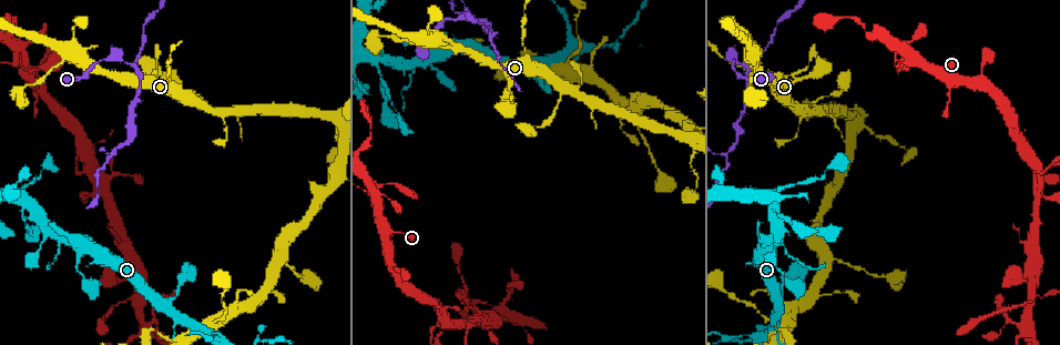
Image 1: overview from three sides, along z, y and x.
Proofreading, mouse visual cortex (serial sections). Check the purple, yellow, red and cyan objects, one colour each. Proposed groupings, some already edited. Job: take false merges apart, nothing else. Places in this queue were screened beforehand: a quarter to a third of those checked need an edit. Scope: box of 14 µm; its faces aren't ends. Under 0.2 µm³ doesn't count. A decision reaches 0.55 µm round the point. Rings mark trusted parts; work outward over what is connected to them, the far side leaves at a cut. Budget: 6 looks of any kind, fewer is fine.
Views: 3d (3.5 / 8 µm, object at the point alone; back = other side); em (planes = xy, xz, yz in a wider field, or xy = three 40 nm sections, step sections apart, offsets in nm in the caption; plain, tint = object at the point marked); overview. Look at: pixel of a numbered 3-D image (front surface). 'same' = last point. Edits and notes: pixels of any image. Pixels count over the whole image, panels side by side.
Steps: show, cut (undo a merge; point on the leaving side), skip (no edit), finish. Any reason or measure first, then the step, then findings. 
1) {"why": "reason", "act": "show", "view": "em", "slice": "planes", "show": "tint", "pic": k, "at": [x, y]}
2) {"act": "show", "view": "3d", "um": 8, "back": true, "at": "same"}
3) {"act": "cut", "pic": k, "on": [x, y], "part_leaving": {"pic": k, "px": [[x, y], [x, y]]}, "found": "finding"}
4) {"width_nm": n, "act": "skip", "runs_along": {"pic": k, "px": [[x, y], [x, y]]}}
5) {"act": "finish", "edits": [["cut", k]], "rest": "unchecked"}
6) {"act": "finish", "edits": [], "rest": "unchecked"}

{"why": "a fork", "act": "show", "view": "3d", "um": 8, "pic": 1, "at": [491, 32]}

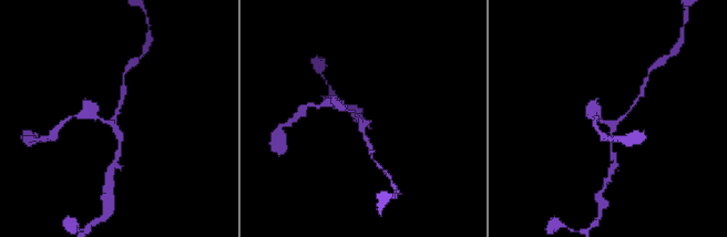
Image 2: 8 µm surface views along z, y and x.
{"why": "now the EM", "act": "show", "view": "em", "slice": "planes", "show": "tint", "pic": 2, "at": [612, 127]}

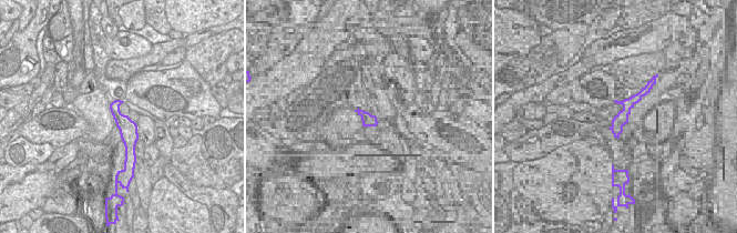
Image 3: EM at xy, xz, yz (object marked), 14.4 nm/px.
{"width_nm": 260, "act": "skip", "runs_along": {"pic": 3, "px": [[118, 102], [129, 150]]}, "found": "one cell here"}

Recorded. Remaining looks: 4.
{"act": "show", "view": "3d", "um": 3.5, "pic": 1, "at": [466, 8]}

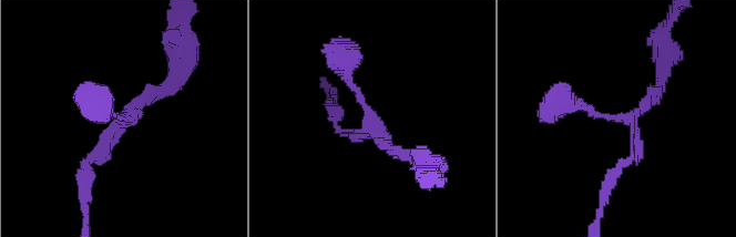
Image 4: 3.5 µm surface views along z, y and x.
{"act": "show", "view": "em", "slice": "xy", "step": 3, "show": "tint", "pic": 4, "at": [122, 118]}

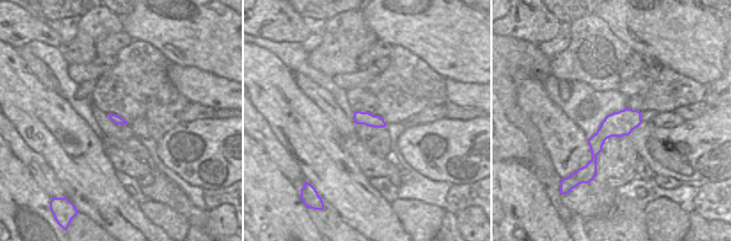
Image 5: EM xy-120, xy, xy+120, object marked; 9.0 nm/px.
{"arms": 3, "act": "skip", "runs_along": {"pic": 5, "px": [[637, 113], [596, 142], [591, 172]]}, "found": "continuous, no second cell"}

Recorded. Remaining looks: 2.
{"why": "branch point", "act": "show", "view": "3d", "um": 3.5, "back": true, "pic": 1, "at": [30, 205]}

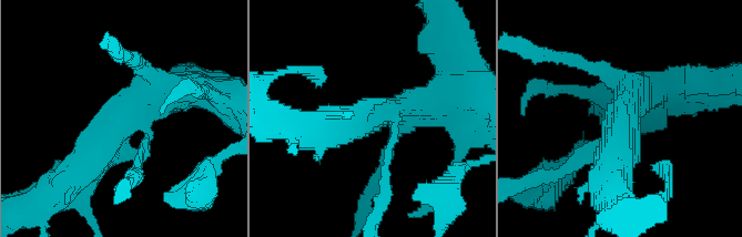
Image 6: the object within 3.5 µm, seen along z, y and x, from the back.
{"act": "show", "view": "em", "slice": "xy", "step": 5, "show": "tint", "pic": 6, "at": [125, 119]}

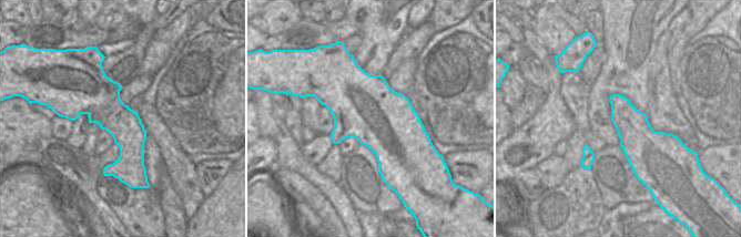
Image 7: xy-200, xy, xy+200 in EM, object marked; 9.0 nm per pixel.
{"arms": 3, "act": "skip", "runs_along": {"pic": 6, "px": [[73, 175], [142, 96], [183, 90]]}, "found": "all the same cell"}

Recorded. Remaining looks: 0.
{"act": "finish", "edits": [], "rest": "unchecked"}

